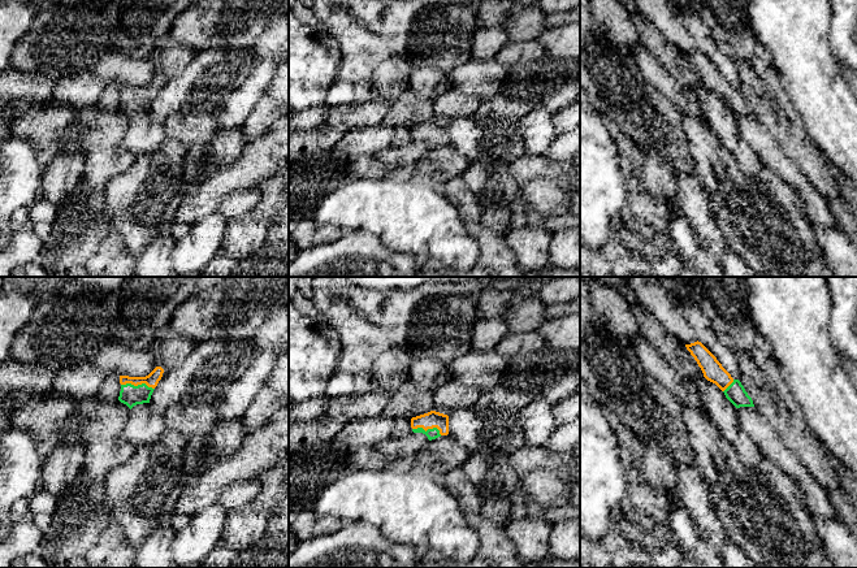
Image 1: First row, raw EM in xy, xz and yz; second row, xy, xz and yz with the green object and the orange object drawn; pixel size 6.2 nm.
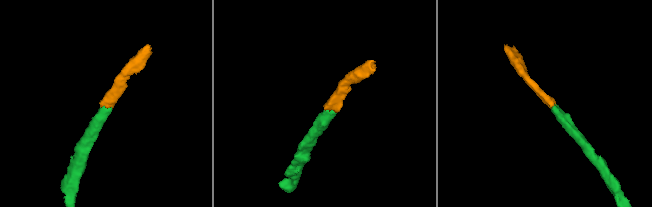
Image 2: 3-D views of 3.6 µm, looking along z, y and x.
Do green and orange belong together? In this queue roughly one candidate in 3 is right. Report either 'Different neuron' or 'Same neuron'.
Same neuron

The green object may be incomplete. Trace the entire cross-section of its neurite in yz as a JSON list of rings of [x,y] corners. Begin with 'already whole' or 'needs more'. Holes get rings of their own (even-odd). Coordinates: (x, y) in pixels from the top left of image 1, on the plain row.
needs more | [[[697,49],[694,52],[685,53],[685,56],[697,70],[704,86],[715,92],[736,117],[754,116],[752,107],[748,104],[741,91],[739,88],[733,88],[717,66],[701,51]]]

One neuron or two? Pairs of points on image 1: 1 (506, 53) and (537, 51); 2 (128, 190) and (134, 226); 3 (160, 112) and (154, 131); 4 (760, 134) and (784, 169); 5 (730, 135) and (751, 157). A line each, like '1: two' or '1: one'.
1: one
2: one
3: two
4: one
5: one

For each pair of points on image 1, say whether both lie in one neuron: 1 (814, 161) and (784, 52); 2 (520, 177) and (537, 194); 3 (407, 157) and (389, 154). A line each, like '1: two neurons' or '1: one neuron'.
1: two neurons
2: two neurons
3: one neuron

